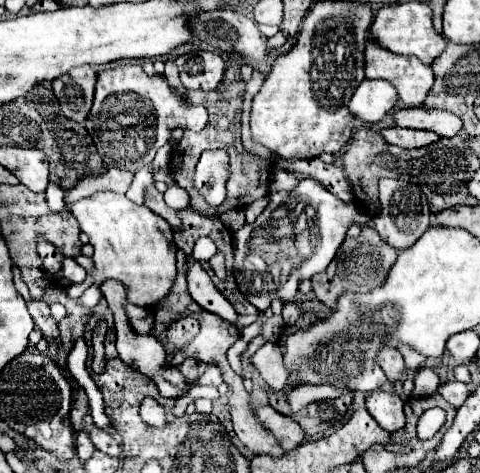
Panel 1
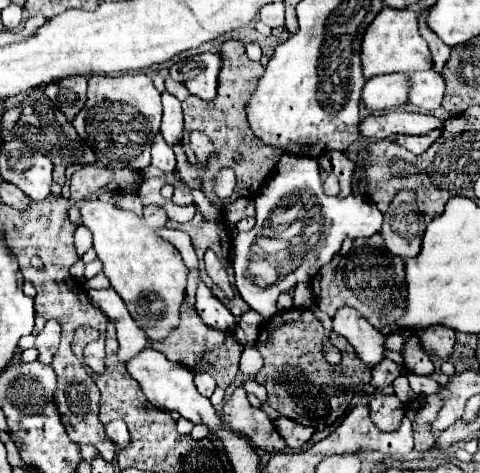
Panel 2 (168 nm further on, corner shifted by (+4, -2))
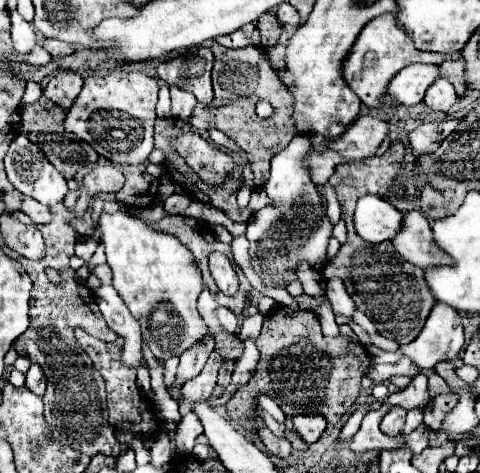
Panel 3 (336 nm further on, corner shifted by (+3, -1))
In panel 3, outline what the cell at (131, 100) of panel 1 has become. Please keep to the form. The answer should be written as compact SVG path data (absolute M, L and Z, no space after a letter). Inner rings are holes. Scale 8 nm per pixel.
M119 72L105 78L89 76L75 106L67 112L65 128L113 164L145 164L153 152L157 90L157 80L143 72Z

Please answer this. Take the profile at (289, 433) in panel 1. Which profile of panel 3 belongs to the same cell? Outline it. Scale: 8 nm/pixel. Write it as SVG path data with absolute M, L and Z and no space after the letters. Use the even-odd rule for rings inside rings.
M311 414L311 416L293 416L293 430L305 440L305 444L313 444L319 440L323 434L327 422L321 414Z

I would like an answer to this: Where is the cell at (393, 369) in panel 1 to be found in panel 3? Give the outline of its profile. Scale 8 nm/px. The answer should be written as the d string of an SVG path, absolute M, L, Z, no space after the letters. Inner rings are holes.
M333 278L331 282L327 282L327 298L331 300L331 306L335 310L335 314L341 314L341 316L347 316L347 318L353 318L353 312L357 310L351 296L347 294L343 282L339 282L339 278Z

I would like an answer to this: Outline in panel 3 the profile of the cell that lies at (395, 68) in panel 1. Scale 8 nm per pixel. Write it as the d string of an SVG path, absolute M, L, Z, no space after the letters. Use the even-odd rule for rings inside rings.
M437 78L429 90L425 92L423 98L425 106L431 110L441 110L441 112L449 112L449 108L457 102L457 94L453 90L453 86L445 80L445 78Z

